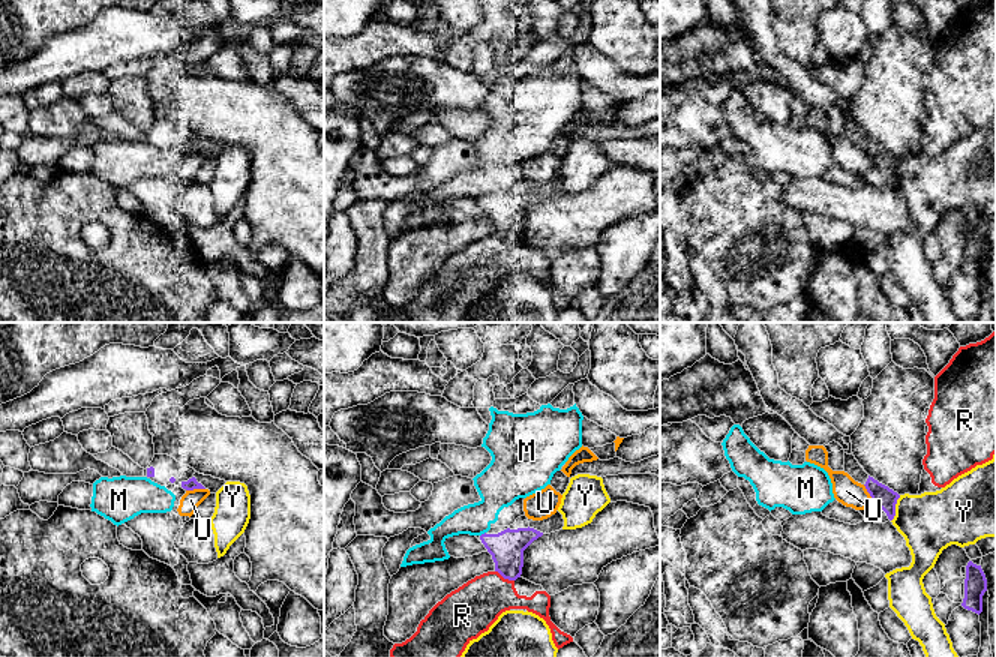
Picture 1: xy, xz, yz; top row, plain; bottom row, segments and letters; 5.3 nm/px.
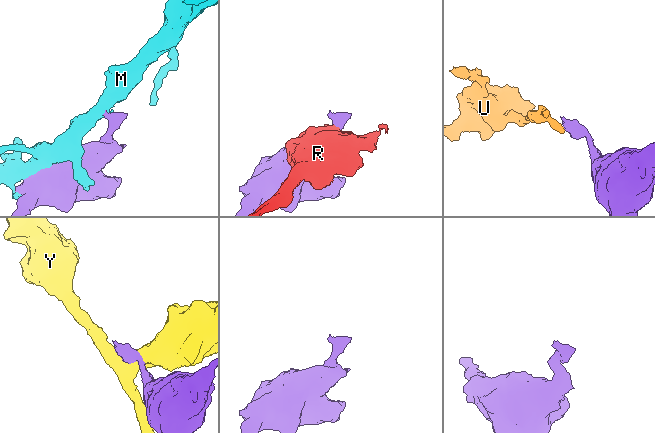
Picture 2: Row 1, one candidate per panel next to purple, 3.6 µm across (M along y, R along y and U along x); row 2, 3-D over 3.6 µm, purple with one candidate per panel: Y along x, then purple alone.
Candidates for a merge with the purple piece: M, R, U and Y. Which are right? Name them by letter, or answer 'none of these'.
none of these

